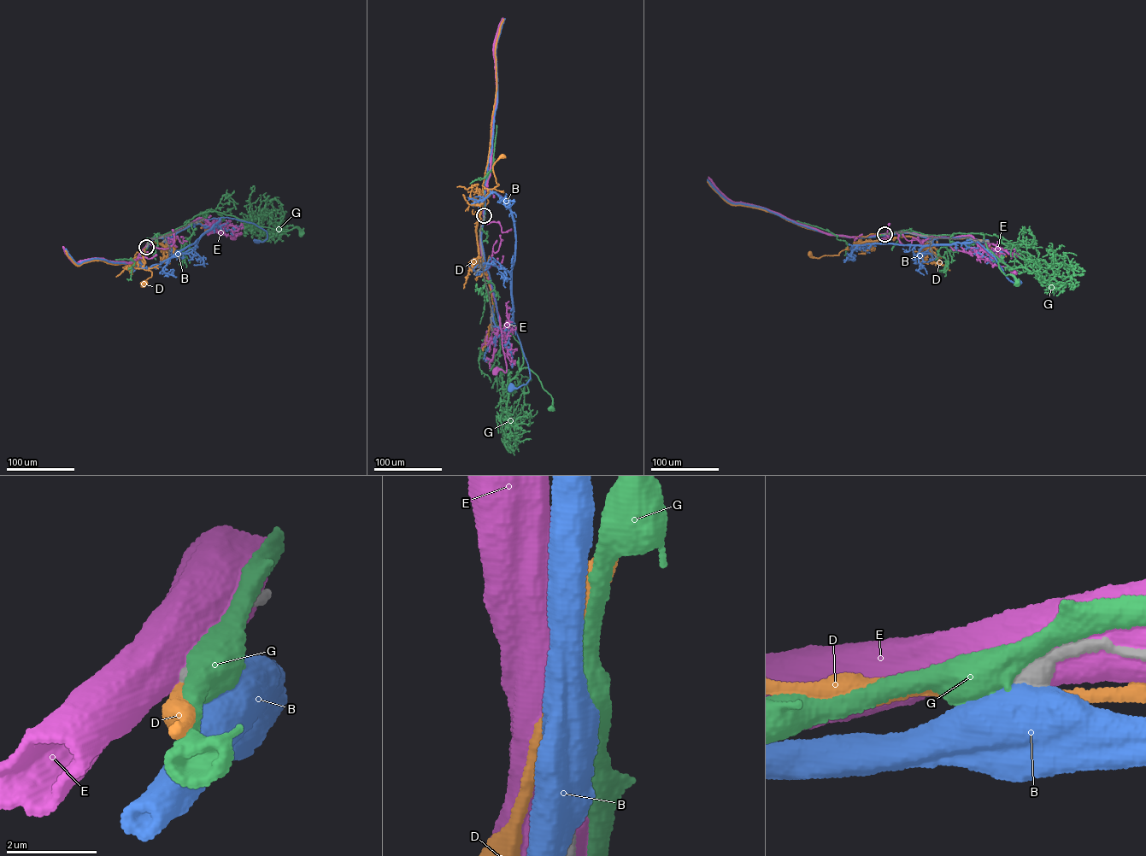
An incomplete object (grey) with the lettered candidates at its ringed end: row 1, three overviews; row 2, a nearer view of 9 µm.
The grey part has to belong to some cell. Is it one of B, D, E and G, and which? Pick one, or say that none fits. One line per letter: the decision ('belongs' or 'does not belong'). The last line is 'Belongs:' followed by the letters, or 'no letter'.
B: does not belong
D: does not belong
E: does not belong
G: does not belong
Belongs: no letter

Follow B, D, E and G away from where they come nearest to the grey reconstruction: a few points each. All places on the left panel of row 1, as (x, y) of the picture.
B: (147, 247), (152, 239), (172, 236), (200, 219), (226, 217), (252, 223), (267, 231), (266, 239), (256, 241)
D: (146, 247), (142, 255), (143, 267), (152, 272), (151, 276), (140, 283), (141, 286), (144, 284)
E: (147, 246), (151, 239), (171, 233), (202, 218), (220, 233), (229, 235), (241, 232), (232, 237)
G: (146, 247), (149, 238), (210, 211), (234, 216), (251, 226), (284, 231), (296, 227), (301, 232)

